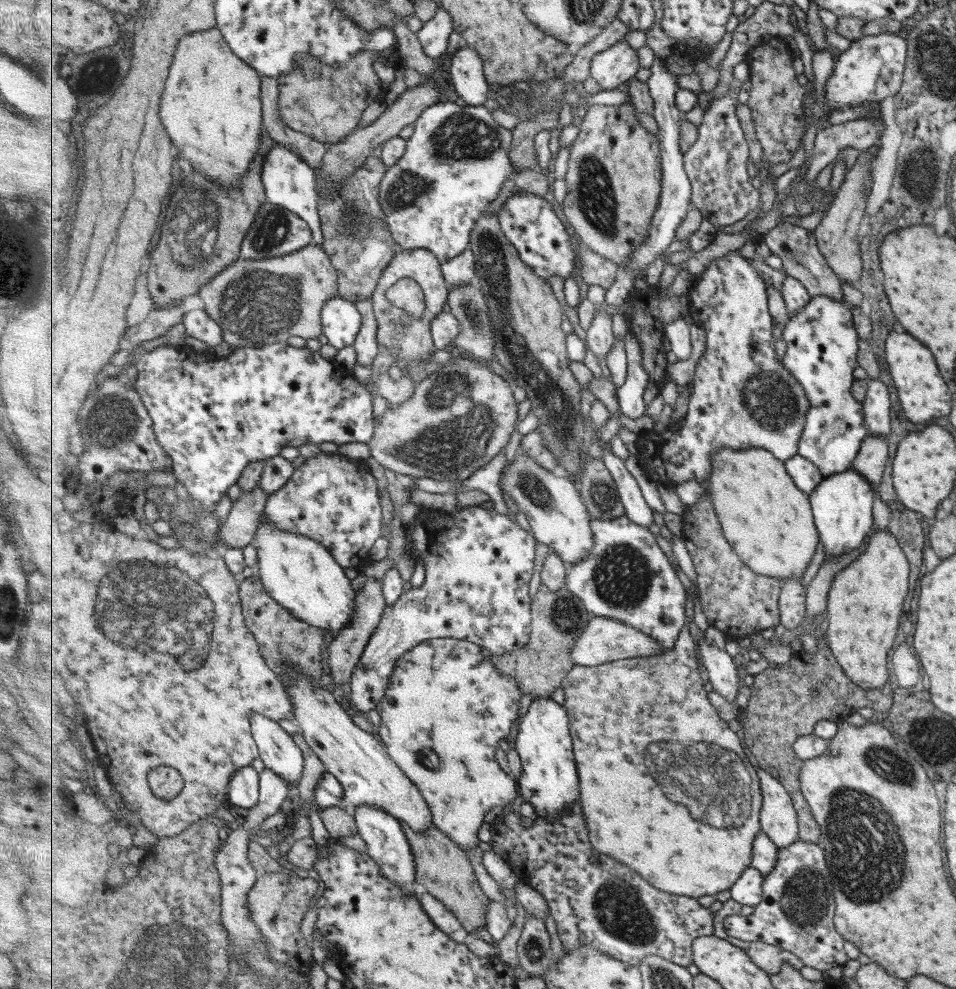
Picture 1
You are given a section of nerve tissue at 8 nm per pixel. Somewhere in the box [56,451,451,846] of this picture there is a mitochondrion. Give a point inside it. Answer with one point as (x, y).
(157, 600)

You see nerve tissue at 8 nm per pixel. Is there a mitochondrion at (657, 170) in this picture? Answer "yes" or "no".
no

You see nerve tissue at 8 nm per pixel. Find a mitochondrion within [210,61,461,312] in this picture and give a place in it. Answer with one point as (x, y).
(274, 228)

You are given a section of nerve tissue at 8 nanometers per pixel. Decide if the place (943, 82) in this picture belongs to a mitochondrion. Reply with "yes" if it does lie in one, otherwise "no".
yes

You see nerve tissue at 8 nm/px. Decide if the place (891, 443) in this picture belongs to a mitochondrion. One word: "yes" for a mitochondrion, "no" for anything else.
no

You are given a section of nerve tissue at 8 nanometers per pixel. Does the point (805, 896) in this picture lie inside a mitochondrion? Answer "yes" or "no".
yes

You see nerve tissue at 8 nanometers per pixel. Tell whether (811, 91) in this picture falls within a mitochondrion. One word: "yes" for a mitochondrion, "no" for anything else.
no

